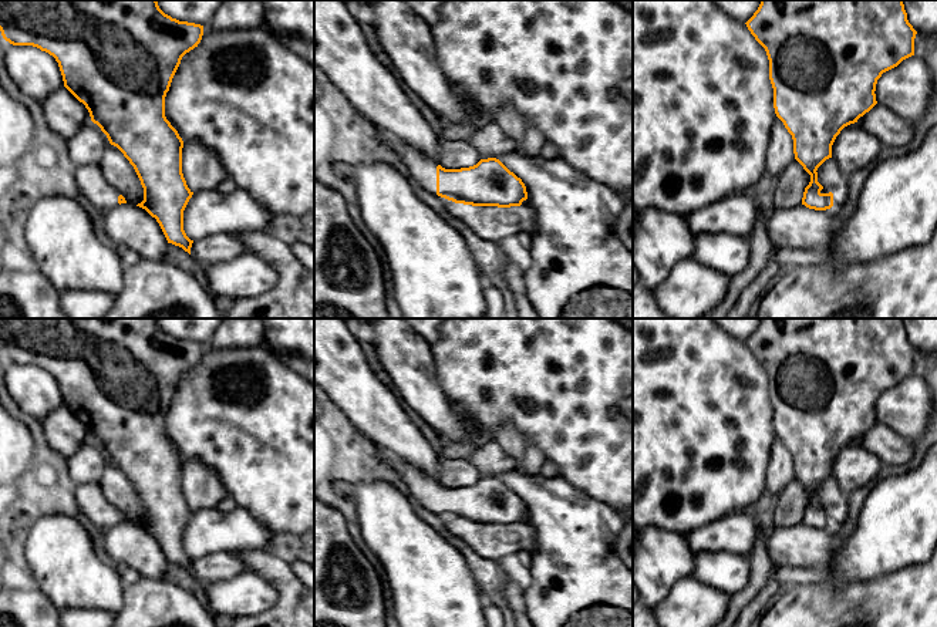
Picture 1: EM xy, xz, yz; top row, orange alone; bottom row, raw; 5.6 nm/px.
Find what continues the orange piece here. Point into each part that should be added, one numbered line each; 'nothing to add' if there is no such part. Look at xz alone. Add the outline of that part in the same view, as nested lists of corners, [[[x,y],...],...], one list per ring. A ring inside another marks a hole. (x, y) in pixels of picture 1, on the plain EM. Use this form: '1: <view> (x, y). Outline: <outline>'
1: xz (421, 488). Outline: [[[368,441],[368,444],[374,452],[401,476],[402,482],[408,486],[411,498],[421,506],[437,513],[438,483],[407,461],[375,446],[371,441]]]

